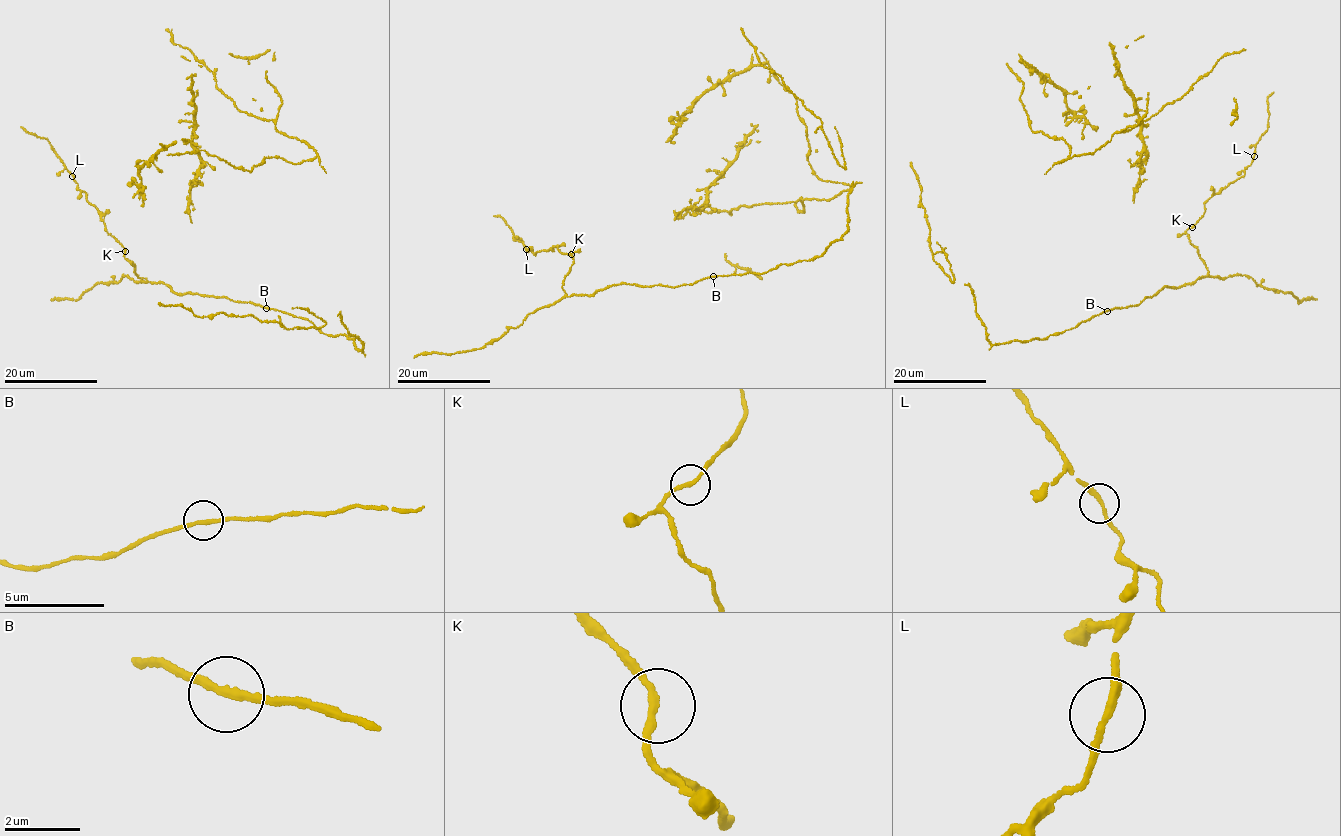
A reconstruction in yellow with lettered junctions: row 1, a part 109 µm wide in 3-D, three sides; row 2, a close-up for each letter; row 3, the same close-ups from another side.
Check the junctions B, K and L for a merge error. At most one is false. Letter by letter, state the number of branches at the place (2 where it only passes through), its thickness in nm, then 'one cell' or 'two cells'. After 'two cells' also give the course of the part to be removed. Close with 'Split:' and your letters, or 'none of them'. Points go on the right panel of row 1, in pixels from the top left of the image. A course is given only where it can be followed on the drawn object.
B: branches 2; calibre 200 nm; one cell
K: branches 2; calibre 190 nm; one cell
L: branches 2; calibre 200 nm; one cell
Split: none of them

